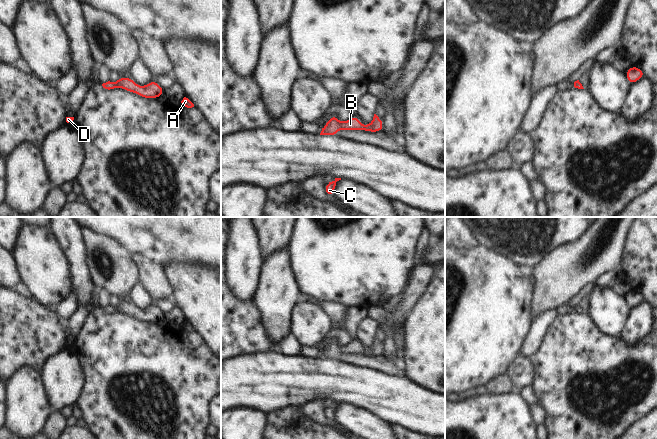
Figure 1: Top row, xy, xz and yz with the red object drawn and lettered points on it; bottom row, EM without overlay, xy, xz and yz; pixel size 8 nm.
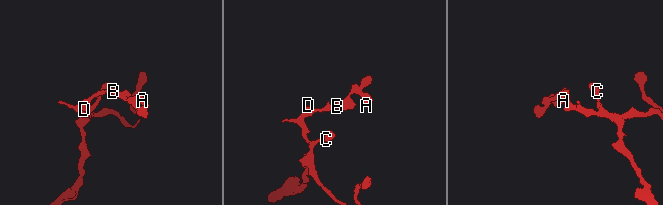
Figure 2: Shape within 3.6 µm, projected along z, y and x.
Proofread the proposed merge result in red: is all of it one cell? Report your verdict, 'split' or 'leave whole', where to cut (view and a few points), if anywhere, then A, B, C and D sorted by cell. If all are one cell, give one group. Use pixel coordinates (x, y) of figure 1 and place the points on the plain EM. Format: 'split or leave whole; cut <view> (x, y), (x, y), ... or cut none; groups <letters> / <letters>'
leave whole; cut none; groups A B C D

